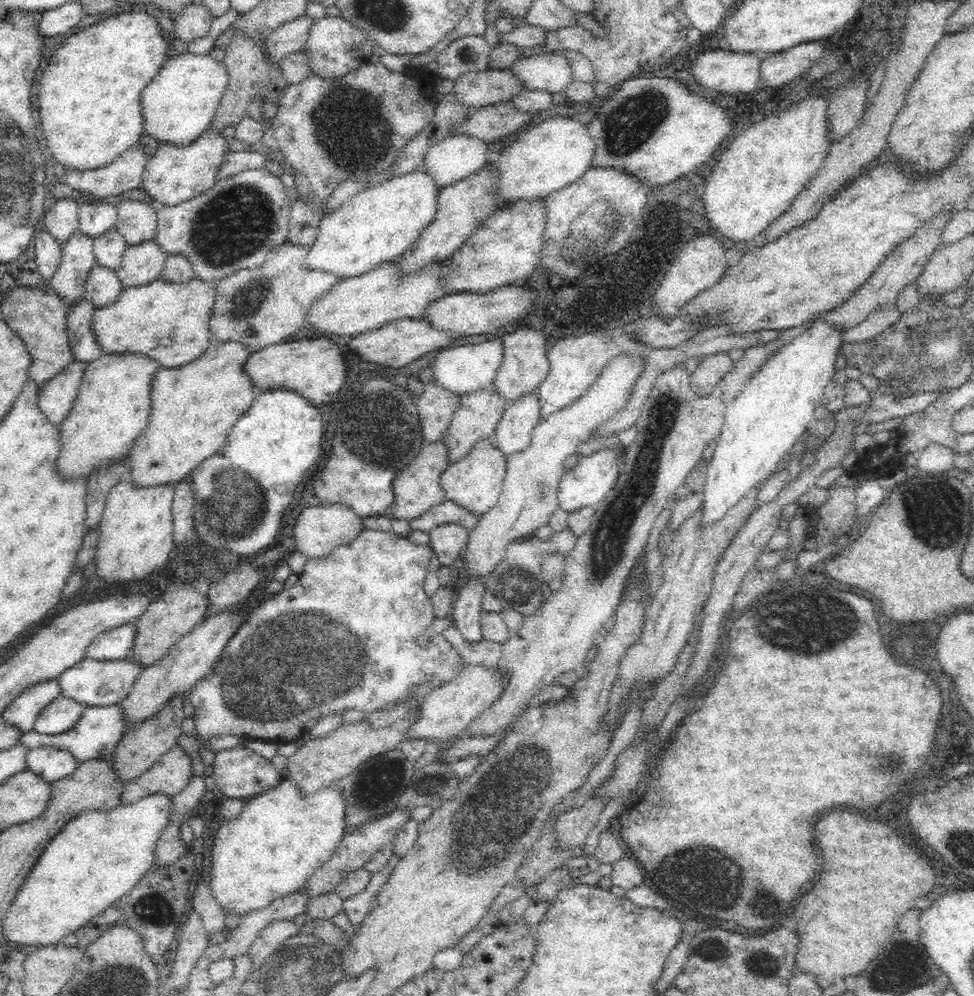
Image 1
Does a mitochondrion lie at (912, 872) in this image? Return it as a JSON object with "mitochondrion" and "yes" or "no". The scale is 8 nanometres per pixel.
{"mitochondrion":"no"}

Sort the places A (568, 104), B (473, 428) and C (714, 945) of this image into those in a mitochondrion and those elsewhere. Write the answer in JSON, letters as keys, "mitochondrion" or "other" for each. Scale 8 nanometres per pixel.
{"A":"other","B":"other","C":"mitochondrion"}

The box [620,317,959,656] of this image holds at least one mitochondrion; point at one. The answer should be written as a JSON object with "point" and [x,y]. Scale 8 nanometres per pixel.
{"point":[935,534]}

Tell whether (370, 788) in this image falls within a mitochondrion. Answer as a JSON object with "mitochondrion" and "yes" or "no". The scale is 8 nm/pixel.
{"mitochondrion":"yes"}

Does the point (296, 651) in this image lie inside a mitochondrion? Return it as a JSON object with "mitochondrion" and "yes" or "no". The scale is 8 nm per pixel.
{"mitochondrion":"yes"}

